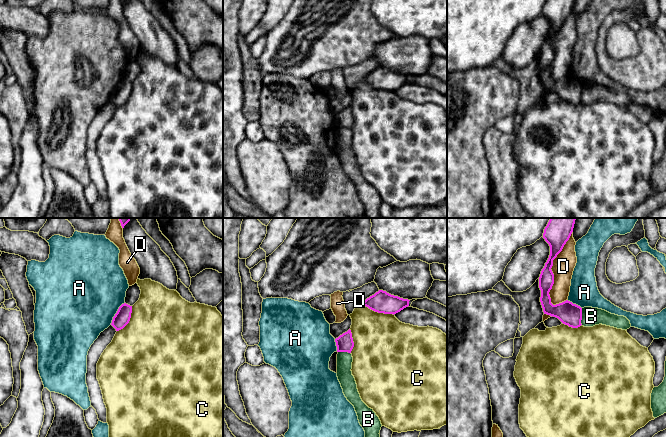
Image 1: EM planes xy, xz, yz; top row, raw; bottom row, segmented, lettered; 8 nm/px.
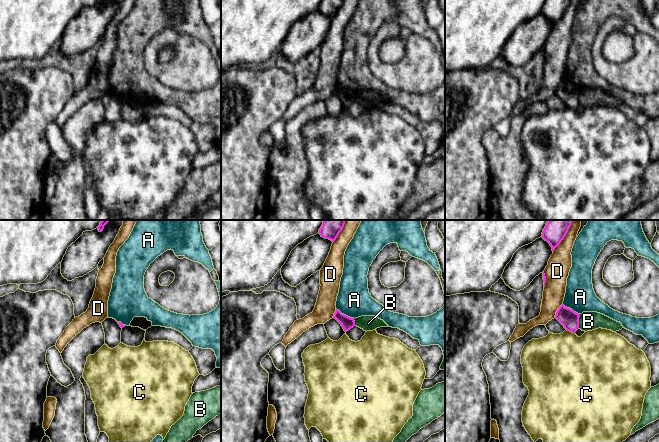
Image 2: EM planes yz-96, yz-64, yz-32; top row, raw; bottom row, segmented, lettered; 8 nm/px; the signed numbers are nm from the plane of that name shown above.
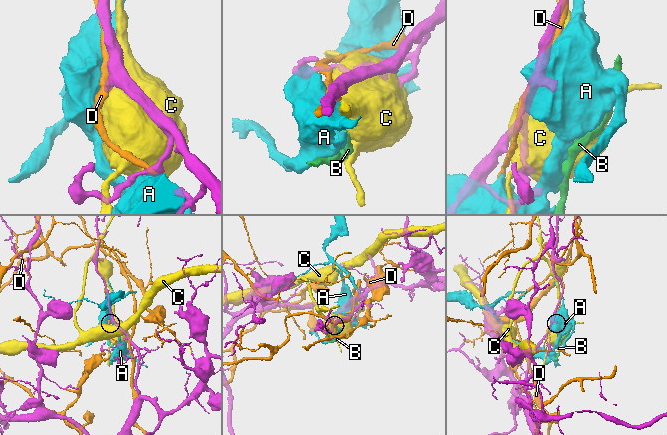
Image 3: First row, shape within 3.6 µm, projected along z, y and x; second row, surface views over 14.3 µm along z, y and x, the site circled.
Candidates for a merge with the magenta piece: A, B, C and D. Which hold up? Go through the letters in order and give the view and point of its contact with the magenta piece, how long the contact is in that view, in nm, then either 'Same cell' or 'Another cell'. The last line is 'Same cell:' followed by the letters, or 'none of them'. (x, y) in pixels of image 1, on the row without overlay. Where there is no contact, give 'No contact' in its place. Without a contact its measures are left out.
A: Touches magenta at xy (116, 89). Shared border 220 nm. Another cell
B: Touches magenta at yz (581, 92). Shared border 140 nm. Another cell
C: Touches magenta at xz (377, 87). Shared border 280 nm. Another cell
D: Touches magenta at yz (551, 43). Shared border 600 nm. Another cell
Same cell: none of them

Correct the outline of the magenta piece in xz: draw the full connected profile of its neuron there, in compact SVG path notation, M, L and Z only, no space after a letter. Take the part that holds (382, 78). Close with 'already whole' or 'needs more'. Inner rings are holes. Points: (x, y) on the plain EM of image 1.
M379 66L374 71L363 77L363 81L369 85L384 90L396 90L409 82L408 75L391 71L386 67Z | already whole

